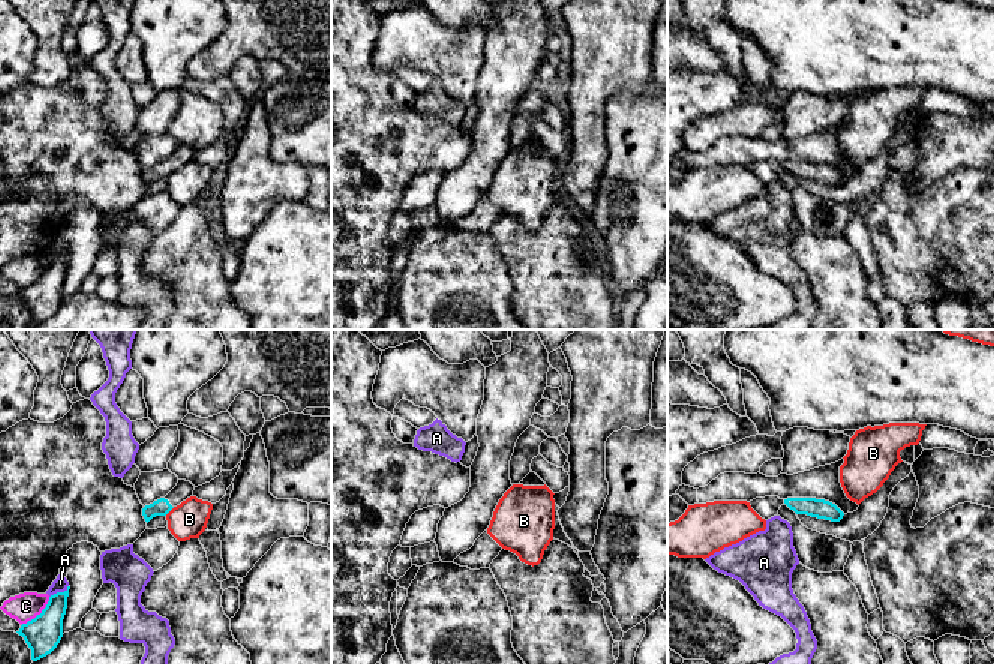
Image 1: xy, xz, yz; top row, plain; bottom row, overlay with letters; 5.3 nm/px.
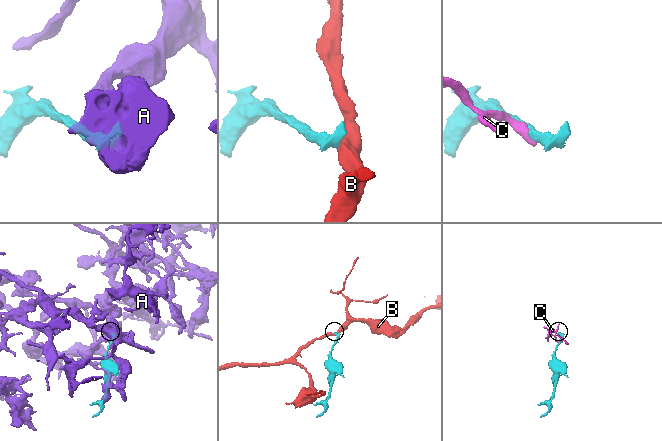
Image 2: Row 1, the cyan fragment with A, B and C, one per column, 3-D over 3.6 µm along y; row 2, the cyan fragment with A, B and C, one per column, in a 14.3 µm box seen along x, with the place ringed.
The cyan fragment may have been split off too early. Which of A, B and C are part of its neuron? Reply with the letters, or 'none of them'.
none of them

